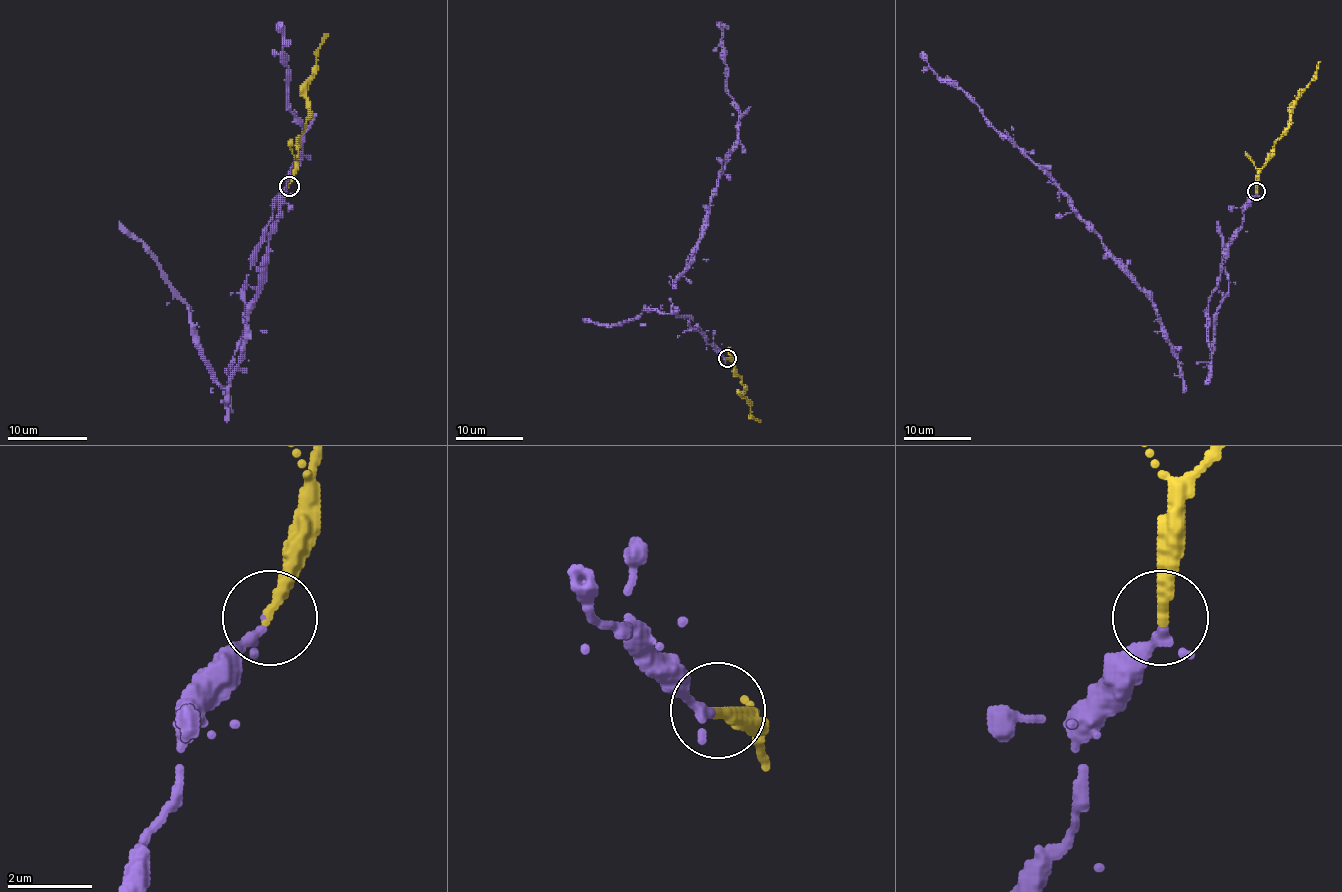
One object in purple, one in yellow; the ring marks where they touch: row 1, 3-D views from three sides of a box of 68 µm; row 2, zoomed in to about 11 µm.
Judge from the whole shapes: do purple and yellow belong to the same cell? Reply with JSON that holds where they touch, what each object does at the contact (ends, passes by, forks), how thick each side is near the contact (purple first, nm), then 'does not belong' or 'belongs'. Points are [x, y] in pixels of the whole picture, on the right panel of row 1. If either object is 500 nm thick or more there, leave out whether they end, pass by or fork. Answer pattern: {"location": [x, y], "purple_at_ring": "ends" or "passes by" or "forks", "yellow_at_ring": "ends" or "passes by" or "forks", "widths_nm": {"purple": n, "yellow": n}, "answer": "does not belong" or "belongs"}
{"location": [1256, 191], "purple_at_ring": "ends", "yellow_at_ring": "ends", "widths_nm": {"purple": 260, "yellow": 320}, "answer": "belongs"}

